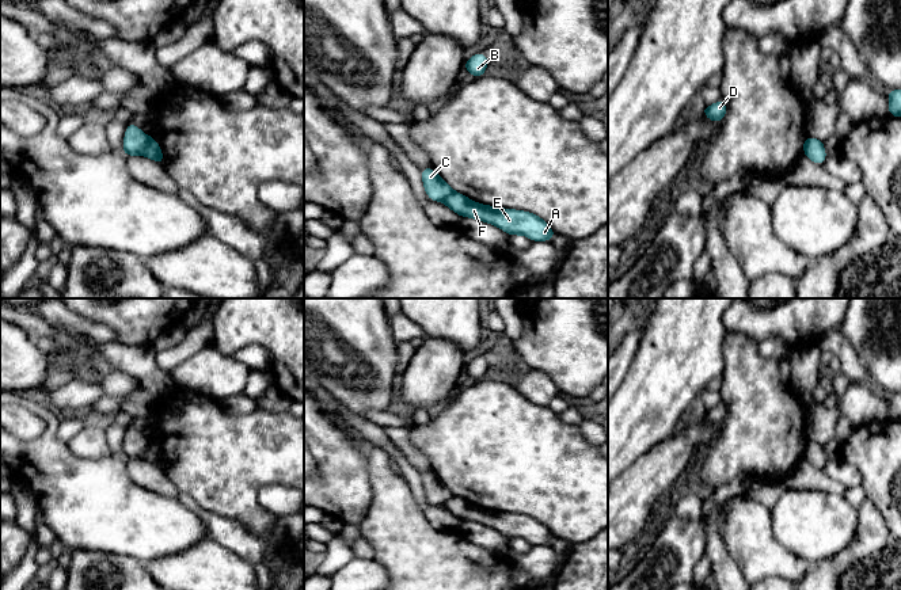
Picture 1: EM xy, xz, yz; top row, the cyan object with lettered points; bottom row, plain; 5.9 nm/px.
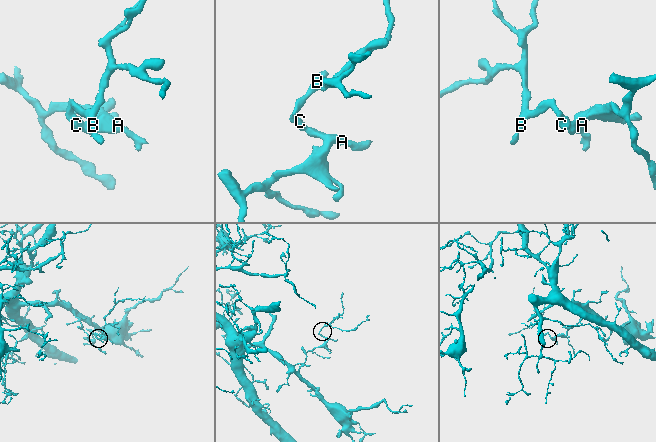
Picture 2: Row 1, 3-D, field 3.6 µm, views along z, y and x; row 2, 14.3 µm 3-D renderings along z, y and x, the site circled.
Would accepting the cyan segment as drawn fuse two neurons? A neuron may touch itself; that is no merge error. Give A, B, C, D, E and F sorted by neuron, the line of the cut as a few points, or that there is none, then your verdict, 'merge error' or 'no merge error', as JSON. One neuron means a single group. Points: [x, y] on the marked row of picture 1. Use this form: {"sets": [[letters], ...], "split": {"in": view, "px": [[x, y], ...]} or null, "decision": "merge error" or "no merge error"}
{"sets": [["A", "E", "F"], ["B", "C", "D"]], "split": {"in": "xy", "px": [[149, 137], [141, 153]]}, "decision": "merge error"}

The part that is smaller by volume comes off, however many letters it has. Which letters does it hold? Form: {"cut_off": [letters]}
{"cut_off": ["B", "C", "D"]}

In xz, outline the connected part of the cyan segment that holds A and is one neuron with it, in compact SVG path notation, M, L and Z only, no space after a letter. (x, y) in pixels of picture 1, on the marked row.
M459 193L450 194L444 202L459 216L497 225L509 236L525 235L532 241L552 241L556 236L544 220L529 212L480 205Z

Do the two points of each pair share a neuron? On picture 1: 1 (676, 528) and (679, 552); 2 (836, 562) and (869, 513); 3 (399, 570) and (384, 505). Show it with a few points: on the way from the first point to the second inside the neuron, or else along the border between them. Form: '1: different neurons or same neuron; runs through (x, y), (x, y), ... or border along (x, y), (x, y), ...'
1: same neuron; runs through (677, 533), (679, 547)
2: same neuron; runs through (850, 555), (869, 536), (869, 526)
3: same neuron; runs through (399, 554), (399, 532), (394, 521)

